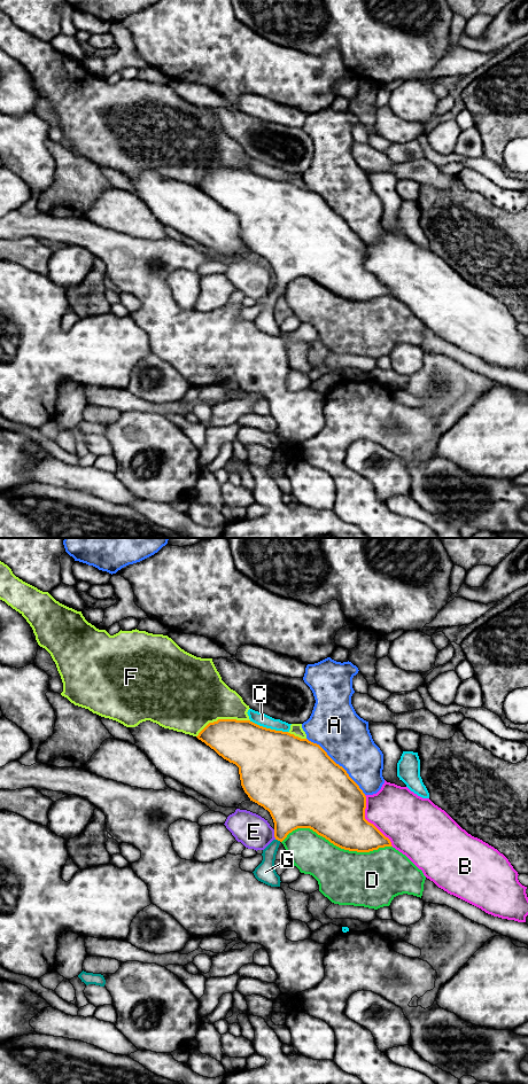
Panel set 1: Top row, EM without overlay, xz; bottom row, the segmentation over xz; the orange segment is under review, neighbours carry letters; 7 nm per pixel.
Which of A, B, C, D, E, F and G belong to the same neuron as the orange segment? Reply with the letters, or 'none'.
G

